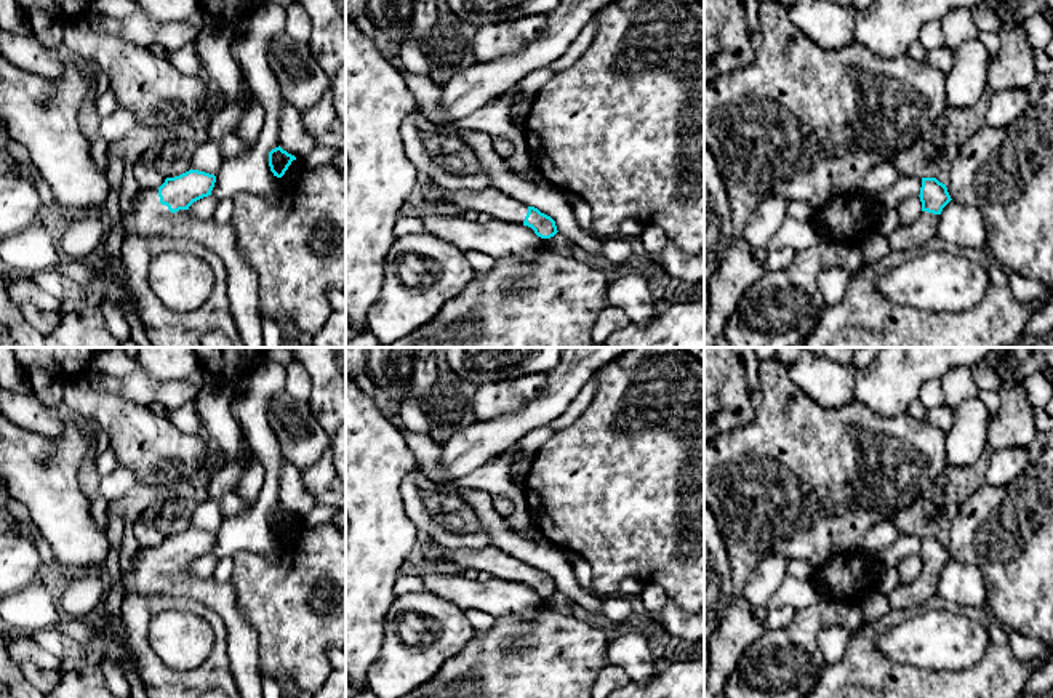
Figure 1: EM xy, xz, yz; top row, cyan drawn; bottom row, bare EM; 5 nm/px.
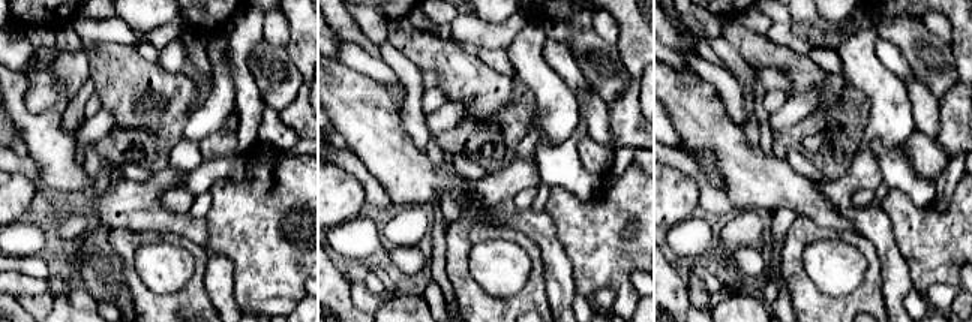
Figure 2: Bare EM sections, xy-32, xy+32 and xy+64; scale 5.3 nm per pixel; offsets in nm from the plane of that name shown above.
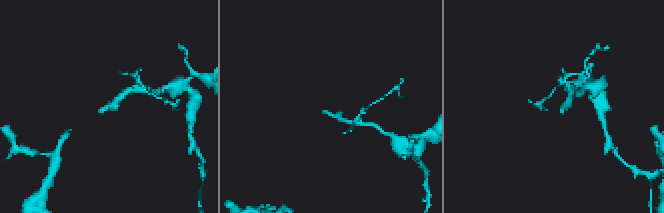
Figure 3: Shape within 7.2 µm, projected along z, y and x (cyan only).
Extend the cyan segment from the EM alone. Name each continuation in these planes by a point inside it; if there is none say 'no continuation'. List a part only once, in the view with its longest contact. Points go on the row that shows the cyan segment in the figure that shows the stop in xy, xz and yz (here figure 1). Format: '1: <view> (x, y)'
1: xy (148, 216)

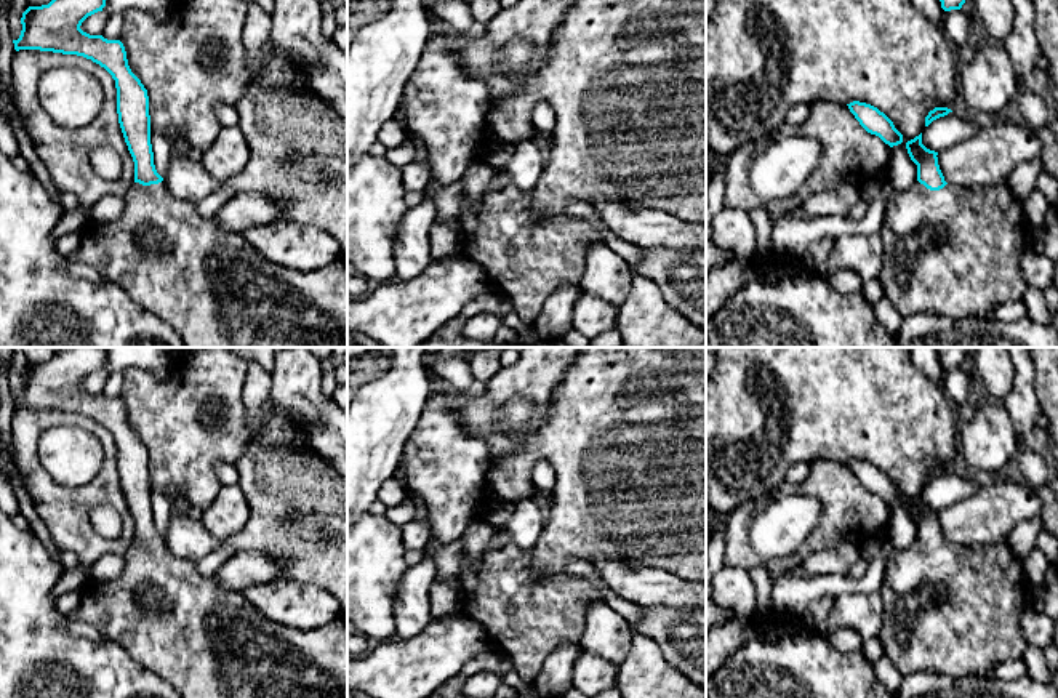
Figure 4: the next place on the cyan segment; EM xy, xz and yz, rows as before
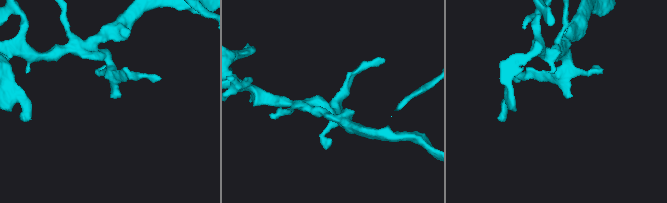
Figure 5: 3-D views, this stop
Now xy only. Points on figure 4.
1: xy (215, 290)

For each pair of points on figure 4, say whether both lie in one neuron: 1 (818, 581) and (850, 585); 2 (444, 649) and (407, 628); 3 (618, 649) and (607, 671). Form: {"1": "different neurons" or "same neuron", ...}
{"1": "same neuron", "2": "different neurons", "3": "different neurons"}

